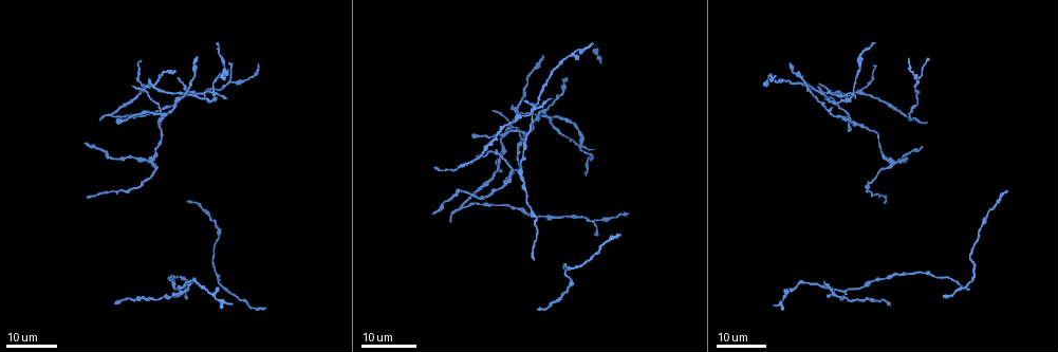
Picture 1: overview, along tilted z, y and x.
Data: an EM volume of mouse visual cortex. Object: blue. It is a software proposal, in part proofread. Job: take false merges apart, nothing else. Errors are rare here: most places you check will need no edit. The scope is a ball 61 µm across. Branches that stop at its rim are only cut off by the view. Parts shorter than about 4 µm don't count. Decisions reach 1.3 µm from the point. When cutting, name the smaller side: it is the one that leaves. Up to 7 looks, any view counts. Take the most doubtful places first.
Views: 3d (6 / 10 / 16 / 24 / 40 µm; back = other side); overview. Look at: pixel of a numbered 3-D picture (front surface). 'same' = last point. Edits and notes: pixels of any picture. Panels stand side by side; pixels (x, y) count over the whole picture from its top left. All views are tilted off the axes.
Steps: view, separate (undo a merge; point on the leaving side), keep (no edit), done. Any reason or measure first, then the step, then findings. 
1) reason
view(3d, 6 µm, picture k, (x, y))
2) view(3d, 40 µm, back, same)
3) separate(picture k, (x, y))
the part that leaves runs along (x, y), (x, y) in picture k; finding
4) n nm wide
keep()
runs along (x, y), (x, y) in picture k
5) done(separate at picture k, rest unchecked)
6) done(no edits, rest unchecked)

looks like a crossing
view(3d, 24 µm, picture 1, (182, 293))

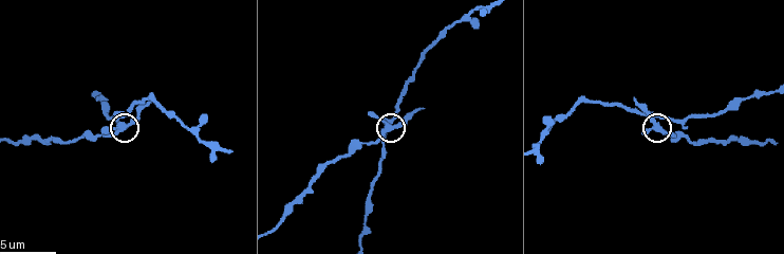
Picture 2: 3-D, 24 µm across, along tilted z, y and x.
view(3d, 10 µm, picture 2, (388, 129))

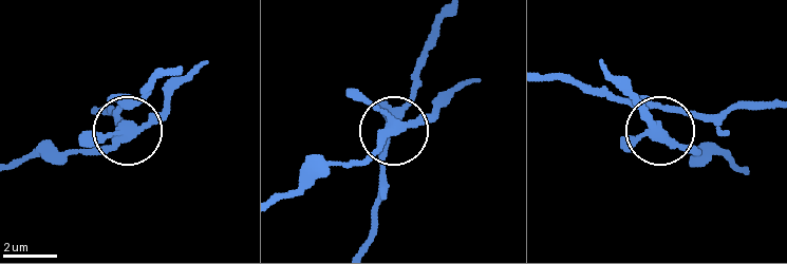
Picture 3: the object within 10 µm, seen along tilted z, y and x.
keep()
all the same cell

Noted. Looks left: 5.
view(3d, 24 µm, picture 1, (824, 93))

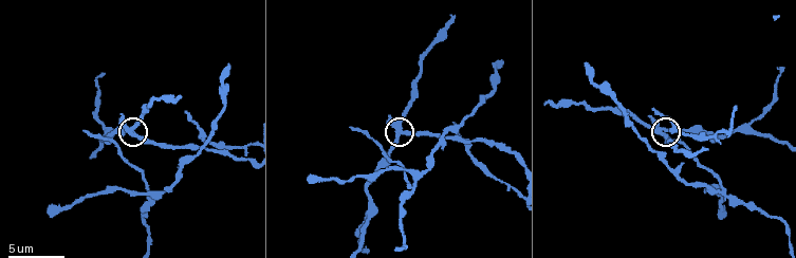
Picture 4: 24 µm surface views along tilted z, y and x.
view(3d, 6 µm, picture 4, (396, 132))

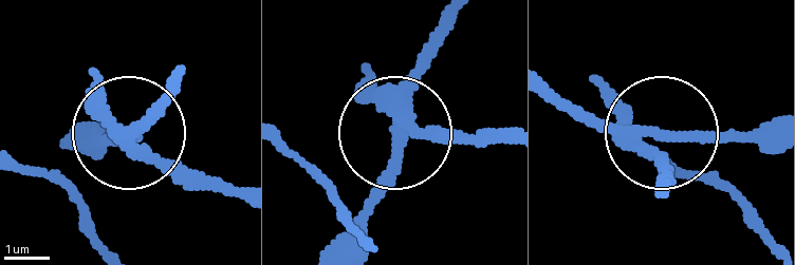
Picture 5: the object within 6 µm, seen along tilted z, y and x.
separate(picture 5, (179, 161))
the part that leaves runs along (127, 136), (159, 165), (239, 188) in picture 5; a second cell is stuck on

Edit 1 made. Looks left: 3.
three arms meet
view(3d, 24 µm, picture 1, (229, 85))

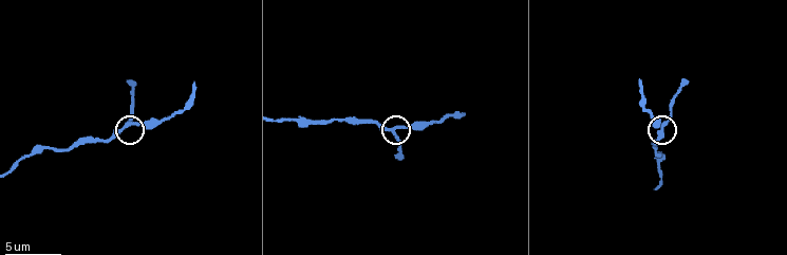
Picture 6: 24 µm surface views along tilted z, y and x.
zoom in
view(3d, 10 µm, picture 6, (394, 130))

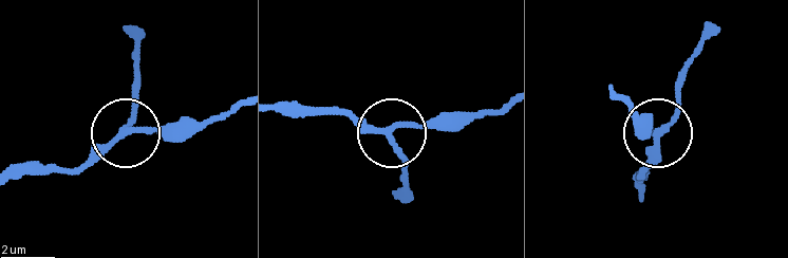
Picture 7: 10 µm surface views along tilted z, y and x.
keep()
runs along (12, 179), (94, 163), (127, 129), (137, 73) in picture 7; continuous, no second cell

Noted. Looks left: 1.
done(separate at picture 5, rest unchecked)

